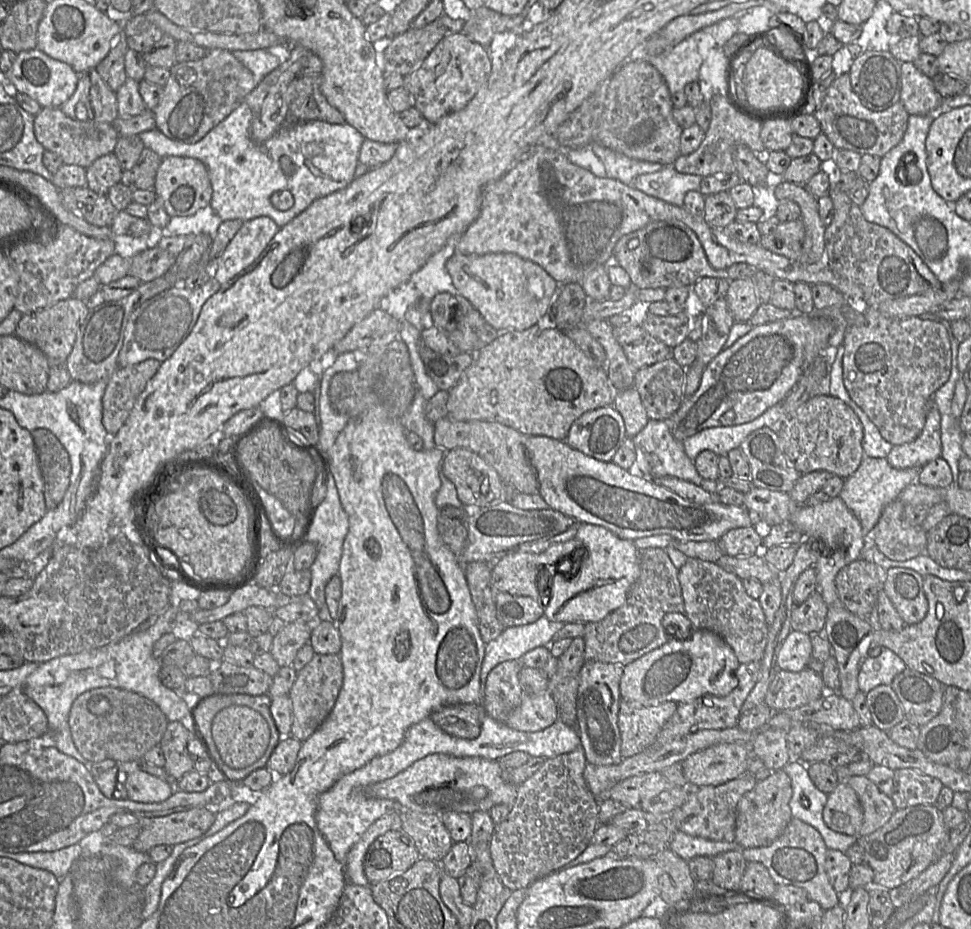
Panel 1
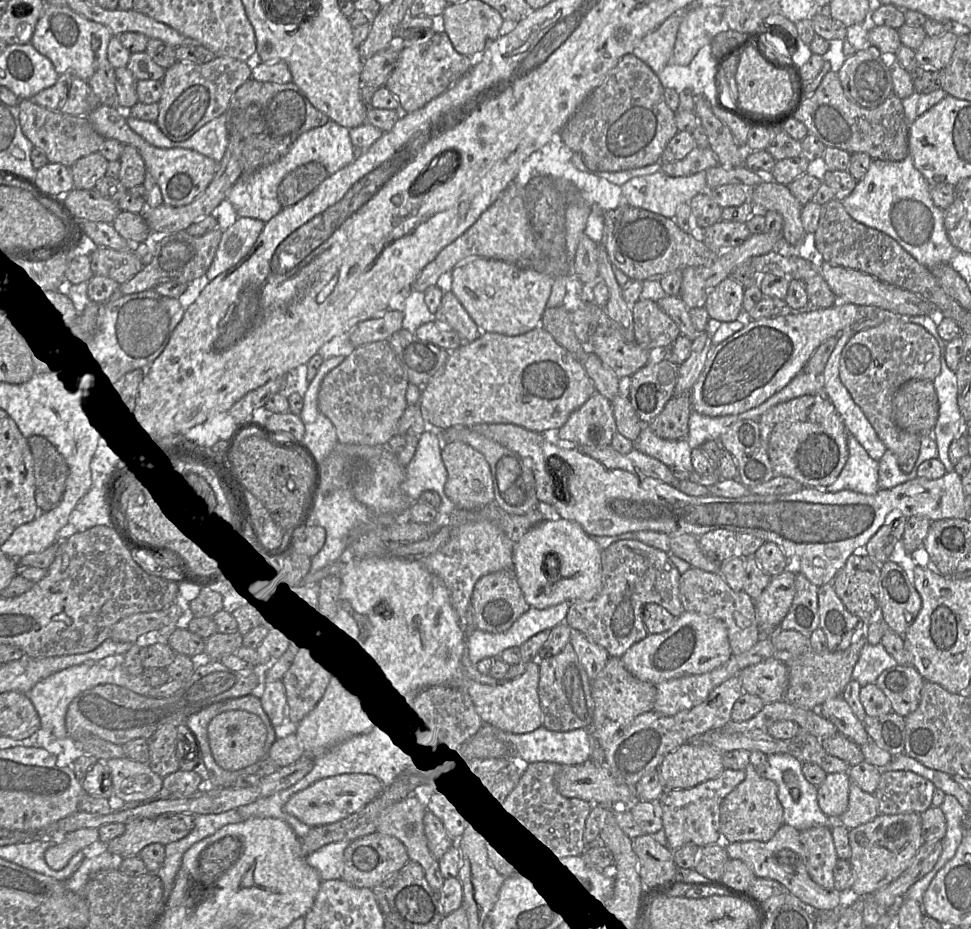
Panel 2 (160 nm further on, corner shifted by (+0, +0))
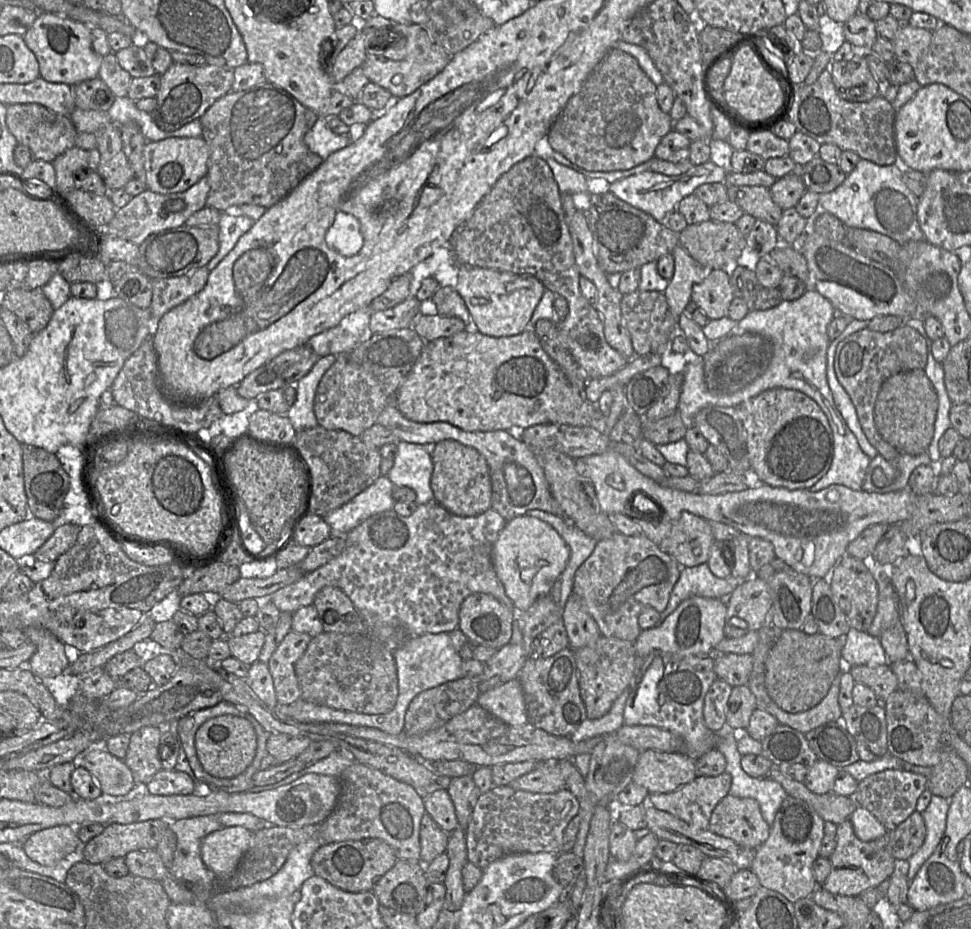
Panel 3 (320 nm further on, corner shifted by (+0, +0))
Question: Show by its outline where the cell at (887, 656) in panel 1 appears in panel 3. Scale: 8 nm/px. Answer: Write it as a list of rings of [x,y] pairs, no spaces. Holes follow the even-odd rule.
[[[853,627],[846,634],[841,649],[841,657],[845,667],[848,668],[858,665],[878,666],[888,664],[880,638]]]

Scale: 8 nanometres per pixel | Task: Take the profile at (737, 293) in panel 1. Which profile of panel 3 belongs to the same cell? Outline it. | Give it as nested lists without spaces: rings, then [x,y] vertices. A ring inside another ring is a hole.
[[[729,268],[709,269],[704,279],[692,287],[691,293],[691,301],[709,320],[726,317],[734,297]]]

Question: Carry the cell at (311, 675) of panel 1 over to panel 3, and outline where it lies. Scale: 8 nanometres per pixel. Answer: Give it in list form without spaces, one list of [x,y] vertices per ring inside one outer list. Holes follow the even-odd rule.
[[[290,630],[267,663],[279,704],[289,705],[301,698],[294,665],[304,654],[311,639],[307,633]]]

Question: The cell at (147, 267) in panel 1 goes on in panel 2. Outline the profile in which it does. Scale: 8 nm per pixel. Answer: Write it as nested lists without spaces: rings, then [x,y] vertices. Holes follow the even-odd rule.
[[[87,247],[91,269],[95,276],[110,278],[121,285],[143,269],[140,258],[132,251]]]

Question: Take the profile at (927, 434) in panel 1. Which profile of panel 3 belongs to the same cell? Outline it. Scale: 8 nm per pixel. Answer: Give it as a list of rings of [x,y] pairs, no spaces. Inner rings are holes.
[[[927,451],[919,455],[901,454],[897,468],[878,454],[869,463],[862,490],[884,494],[907,489],[911,473],[922,465],[932,465]]]

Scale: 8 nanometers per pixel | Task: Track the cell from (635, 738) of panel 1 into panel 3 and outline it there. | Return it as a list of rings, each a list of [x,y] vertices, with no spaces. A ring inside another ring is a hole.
[[[600,635],[588,645],[573,649],[578,669],[580,694],[588,719],[599,719],[612,707],[614,701],[630,686],[635,676],[636,652],[634,643]]]

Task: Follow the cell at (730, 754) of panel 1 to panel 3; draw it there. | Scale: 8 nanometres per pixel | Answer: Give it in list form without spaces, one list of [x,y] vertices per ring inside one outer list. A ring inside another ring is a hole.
[[[647,749],[640,752],[632,782],[649,793],[676,790],[697,777],[695,761],[685,753]]]

